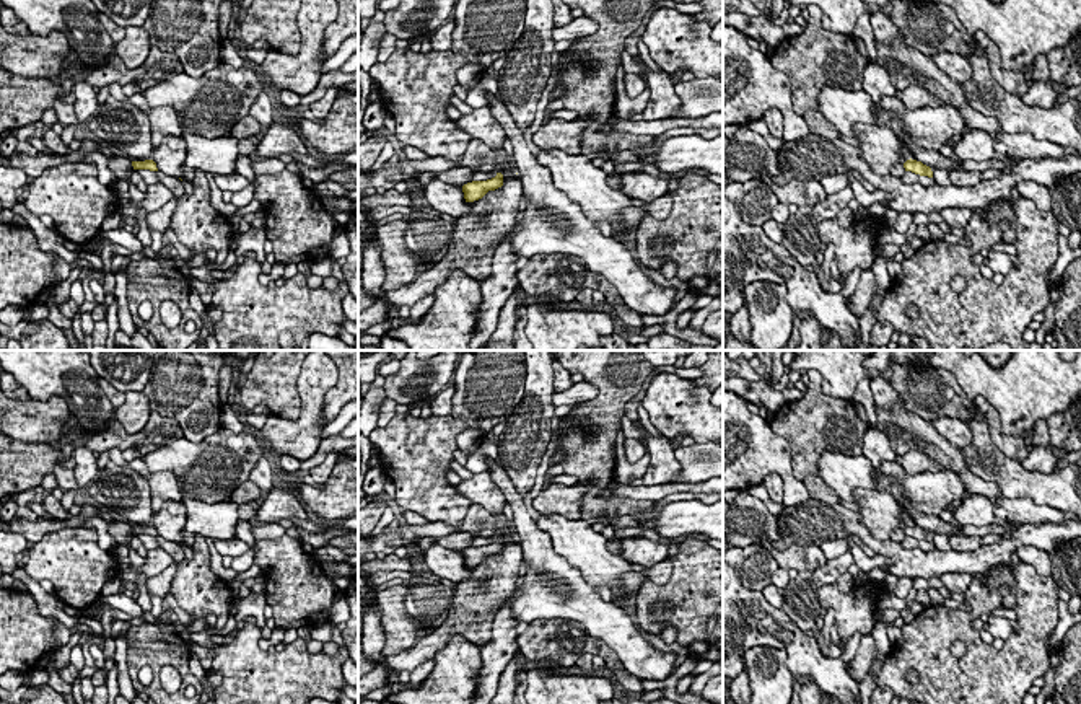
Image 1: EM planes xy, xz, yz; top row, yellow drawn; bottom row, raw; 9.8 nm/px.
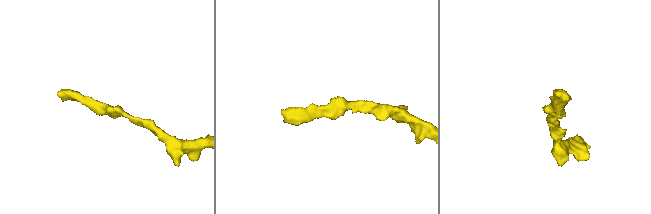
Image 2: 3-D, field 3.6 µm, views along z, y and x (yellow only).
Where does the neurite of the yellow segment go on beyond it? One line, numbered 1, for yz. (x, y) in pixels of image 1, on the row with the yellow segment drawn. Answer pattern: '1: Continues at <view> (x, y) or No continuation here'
1: No continuation here

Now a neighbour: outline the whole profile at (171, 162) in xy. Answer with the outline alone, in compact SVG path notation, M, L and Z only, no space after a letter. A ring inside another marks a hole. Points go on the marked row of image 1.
M168 135L161 145L153 147L151 160L156 163L158 171L182 178L187 145L182 135Z

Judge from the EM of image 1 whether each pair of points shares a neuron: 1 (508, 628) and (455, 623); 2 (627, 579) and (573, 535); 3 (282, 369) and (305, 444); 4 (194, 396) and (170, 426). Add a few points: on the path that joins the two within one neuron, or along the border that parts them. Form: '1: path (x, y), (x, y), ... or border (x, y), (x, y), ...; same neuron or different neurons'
1: border (498, 611), (492, 624), (492, 638), (479, 647); different neurons
2: path (614, 572), (586, 548); same neuron
3: border (297, 378), (300, 414), (295, 419), (272, 414); different neurons
4: border (152, 409), (171, 416), (184, 435); different neurons

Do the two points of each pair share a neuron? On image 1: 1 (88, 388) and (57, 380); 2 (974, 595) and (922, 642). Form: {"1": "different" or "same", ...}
{"1": "same", "2": "same"}

